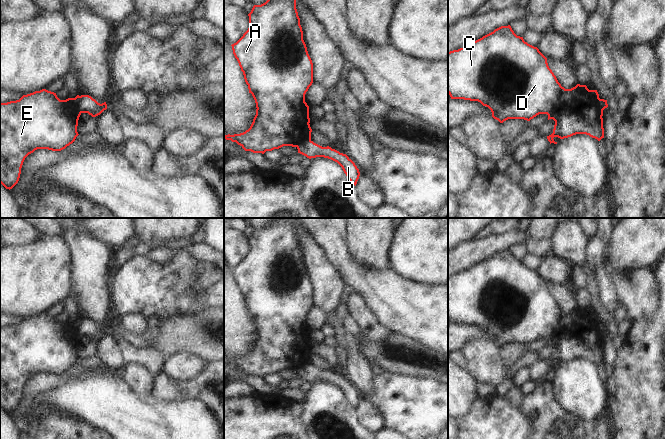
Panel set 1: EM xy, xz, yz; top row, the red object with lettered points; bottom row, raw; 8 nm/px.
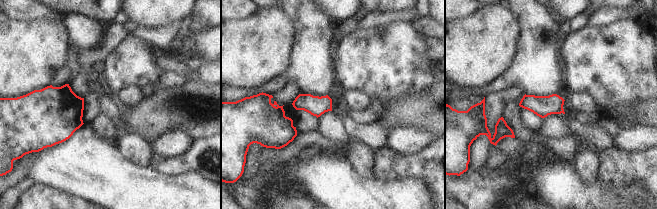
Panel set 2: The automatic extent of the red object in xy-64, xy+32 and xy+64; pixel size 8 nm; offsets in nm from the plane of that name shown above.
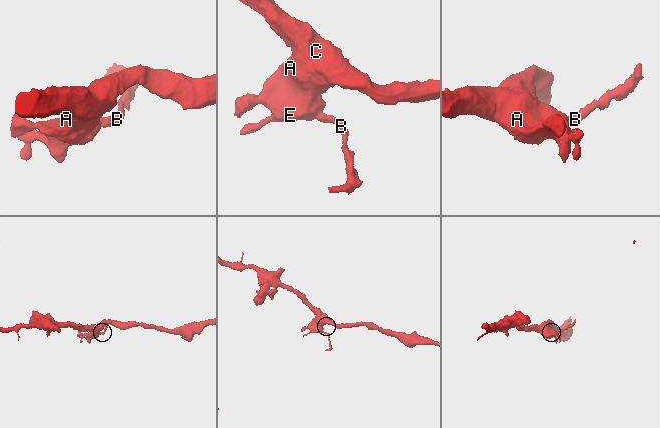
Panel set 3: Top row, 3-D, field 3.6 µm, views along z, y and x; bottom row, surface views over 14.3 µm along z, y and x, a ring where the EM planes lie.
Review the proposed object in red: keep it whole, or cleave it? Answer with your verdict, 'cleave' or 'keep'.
cleave

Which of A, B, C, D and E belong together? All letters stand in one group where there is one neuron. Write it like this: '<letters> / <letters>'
A C D E / B

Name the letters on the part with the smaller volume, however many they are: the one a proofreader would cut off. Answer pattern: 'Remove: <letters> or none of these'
Remove: B

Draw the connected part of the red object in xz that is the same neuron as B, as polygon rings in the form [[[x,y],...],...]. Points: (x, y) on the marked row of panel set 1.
[[[311,140],[304,142],[302,145],[298,145],[297,149],[298,153],[309,159],[324,157],[337,162],[342,167],[350,182],[356,186],[360,172],[355,163],[346,154],[340,153],[329,146],[322,147]]]

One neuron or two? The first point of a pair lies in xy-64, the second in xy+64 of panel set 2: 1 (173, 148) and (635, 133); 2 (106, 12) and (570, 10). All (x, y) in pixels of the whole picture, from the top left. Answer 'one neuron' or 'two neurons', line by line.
1: one neuron
2: one neuron

